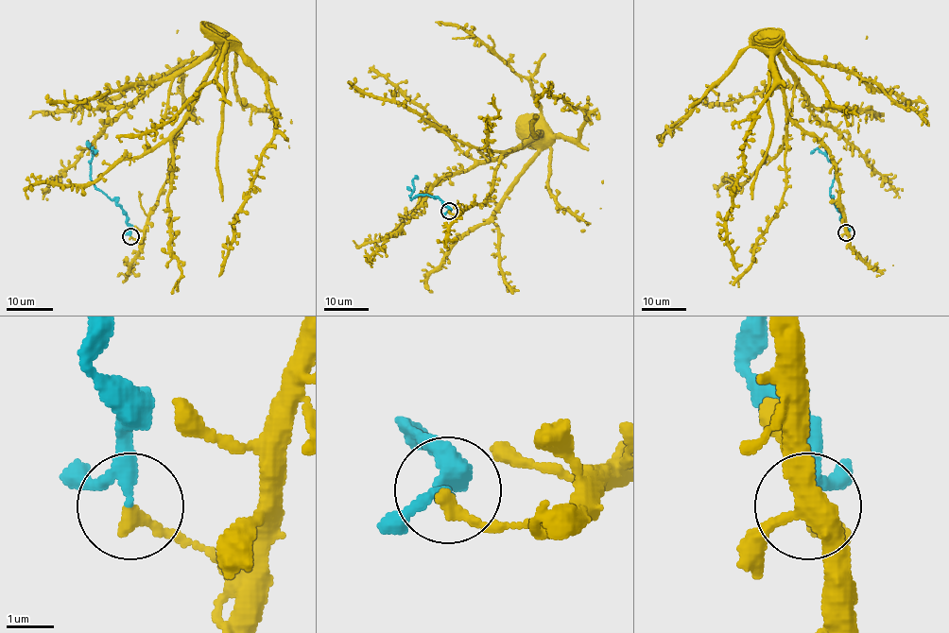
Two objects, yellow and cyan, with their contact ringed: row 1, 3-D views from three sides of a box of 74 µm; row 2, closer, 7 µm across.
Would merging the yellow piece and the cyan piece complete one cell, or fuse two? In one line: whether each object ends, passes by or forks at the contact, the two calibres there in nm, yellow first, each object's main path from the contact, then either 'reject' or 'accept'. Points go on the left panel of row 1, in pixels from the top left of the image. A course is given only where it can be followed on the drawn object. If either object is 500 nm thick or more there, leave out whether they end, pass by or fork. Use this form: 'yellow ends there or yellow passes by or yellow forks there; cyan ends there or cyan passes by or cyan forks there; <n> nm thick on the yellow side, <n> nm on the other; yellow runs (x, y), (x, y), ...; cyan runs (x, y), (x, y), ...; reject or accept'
yellow ends there; cyan passes by; 360 nm thick on the yellow side, 180 nm on the other; yellow runs (130, 236), (141, 241), (147, 213), (166, 179), (181, 122), (219, 53), (214, 36), (228, 35); cyan runs (130, 236), (127, 215), (119, 205), (98, 190), (90, 176), (89, 161), (93, 148), (95, 153); reject

